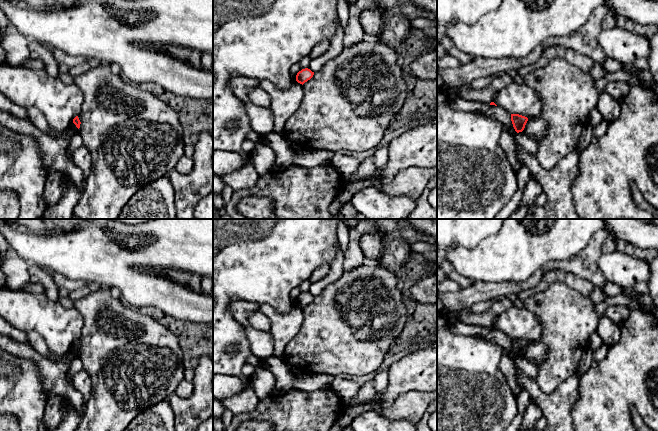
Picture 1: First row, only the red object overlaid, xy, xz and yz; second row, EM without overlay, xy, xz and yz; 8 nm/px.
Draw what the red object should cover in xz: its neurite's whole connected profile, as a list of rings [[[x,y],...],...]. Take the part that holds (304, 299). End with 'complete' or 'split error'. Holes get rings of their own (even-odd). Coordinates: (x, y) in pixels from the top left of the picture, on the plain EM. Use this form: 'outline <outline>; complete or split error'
outline [[[305,292],[299,295],[296,299],[296,305],[300,308],[304,308],[308,304],[310,304],[314,299],[314,296],[312,296],[310,293]]]; complete

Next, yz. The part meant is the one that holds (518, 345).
outline [[[511,338],[511,345],[517,357],[522,356],[528,345],[528,342],[519,338]]]; complete

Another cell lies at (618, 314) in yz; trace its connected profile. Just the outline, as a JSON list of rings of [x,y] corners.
[[[608,306],[605,316],[617,325],[621,325],[629,317],[630,310],[626,306]]]

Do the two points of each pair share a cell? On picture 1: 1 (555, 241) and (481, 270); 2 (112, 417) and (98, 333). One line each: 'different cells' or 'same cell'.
1: same cell
2: same cell

